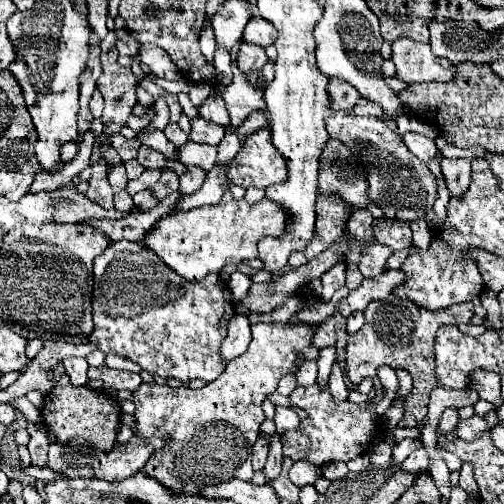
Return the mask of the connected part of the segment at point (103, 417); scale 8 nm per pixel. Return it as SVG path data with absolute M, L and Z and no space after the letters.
M66 373L60 375L54 389L46 395L44 407L42 407L44 427L48 433L56 437L58 443L68 443L70 439L82 437L100 451L112 449L116 441L116 433L120 429L120 415L122 415L122 409L114 397L110 397L106 391L90 389L86 385L74 387Z

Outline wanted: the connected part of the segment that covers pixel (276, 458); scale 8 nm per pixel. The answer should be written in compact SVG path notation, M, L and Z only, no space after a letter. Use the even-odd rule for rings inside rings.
M260 433L262 439L268 441L268 459L266 459L266 477L272 481L280 475L282 469L282 443L280 443L280 435L268 435L268 433Z

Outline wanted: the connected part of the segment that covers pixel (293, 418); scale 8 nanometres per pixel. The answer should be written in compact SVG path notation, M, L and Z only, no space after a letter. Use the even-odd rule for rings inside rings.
M276 407L276 415L274 415L274 421L276 421L276 431L278 433L284 433L288 429L294 429L300 419L294 411L290 411L288 407Z

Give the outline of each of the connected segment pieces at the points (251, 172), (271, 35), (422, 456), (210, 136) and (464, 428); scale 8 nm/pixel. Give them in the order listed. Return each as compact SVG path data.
M260 129L244 139L238 155L226 167L226 173L232 185L244 189L266 189L268 185L282 183L288 177L286 161L282 161L282 155L274 149L268 129Z
M252 17L252 21L244 29L244 43L256 43L256 45L272 45L276 41L274 25L266 21L264 17Z
M422 447L422 449L414 451L414 453L410 453L410 455L404 459L402 469L404 469L406 473L422 473L422 471L426 471L426 469L428 469L428 453L426 453L426 449Z
M194 117L190 125L190 141L194 143L220 143L220 139L224 137L224 127L214 125L202 117Z
M490 411L484 417L475 414L468 419L464 419L464 421L460 421L458 427L456 427L456 433L458 433L460 439L470 442L480 438L485 430L495 427L499 423L496 411Z

